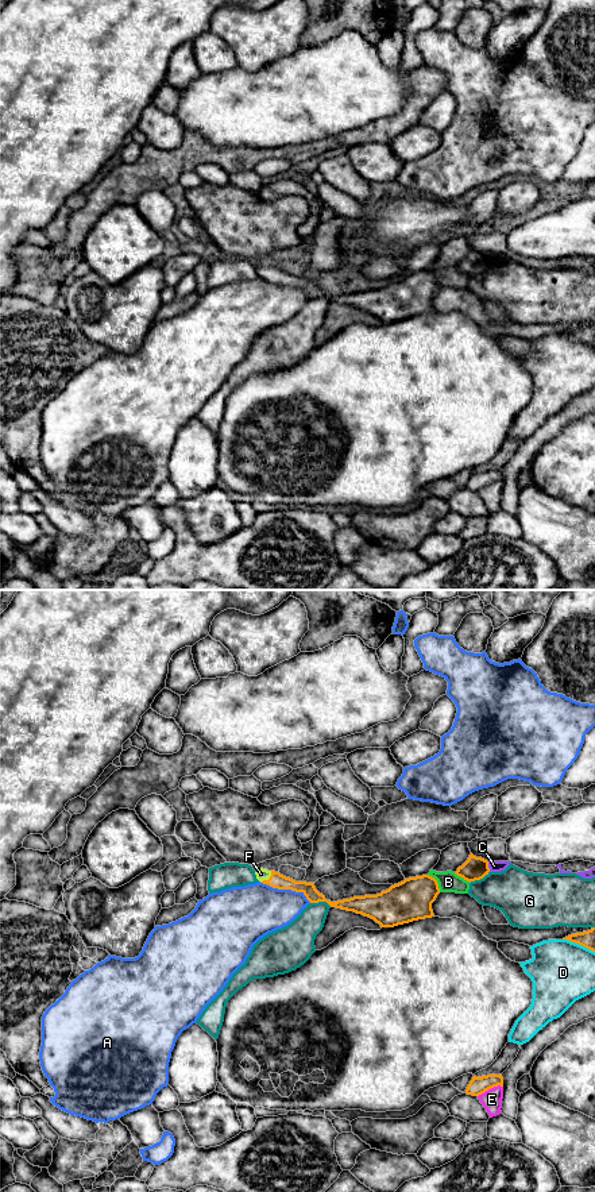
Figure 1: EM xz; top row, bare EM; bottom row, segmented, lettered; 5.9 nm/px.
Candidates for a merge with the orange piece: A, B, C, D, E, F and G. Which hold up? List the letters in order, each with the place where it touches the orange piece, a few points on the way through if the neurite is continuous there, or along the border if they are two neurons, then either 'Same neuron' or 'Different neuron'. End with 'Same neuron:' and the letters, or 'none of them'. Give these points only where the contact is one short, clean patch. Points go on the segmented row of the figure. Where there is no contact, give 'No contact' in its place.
A: Touches orange at xz (285, 888). Different neuron
B: Touches orange at xz (436, 882). Different neuron
C: Touches orange at xz (487, 867). Different neuron
D: Touches orange at xz (579, 944). Different neuron
E: Touches orange at xz (490, 1088). Different neuron
F: Touches orange at xz (269, 879). Path across: xz (277, 880), (269, 879), (261, 874). Same neuron
G: Touches orange at xz (479, 879). Different neuron
Same neuron: F

